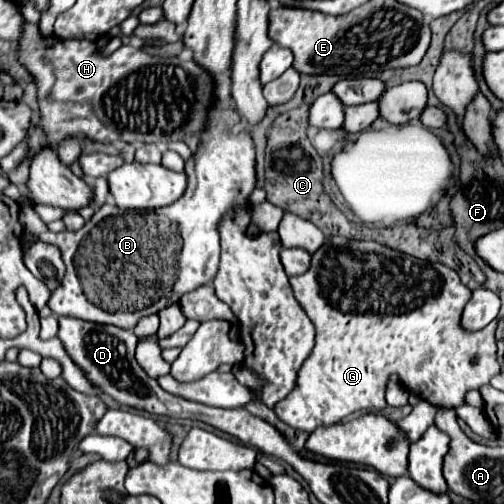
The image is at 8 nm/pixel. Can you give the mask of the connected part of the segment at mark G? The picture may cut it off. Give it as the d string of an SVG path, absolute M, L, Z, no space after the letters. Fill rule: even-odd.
M331 235L327 239L327 245L321 245L321 249L317 249L317 253L313 253L311 257L311 267L309 271L305 271L301 277L289 277L291 281L291 287L293 287L293 293L297 297L297 301L301 303L301 307L305 309L305 313L309 315L309 319L313 321L315 325L315 347L313 347L313 353L309 353L305 365L301 365L299 373L297 373L297 385L291 389L291 393L281 399L273 411L277 413L277 417L295 427L295 429L303 429L303 431L315 431L317 427L327 427L327 425L333 425L337 421L341 421L343 417L355 413L355 411L363 411L363 409L383 409L387 403L385 403L385 383L389 379L391 373L397 373L399 375L399 381L403 383L403 387L409 391L409 393L415 393L415 395L421 395L425 401L429 401L431 405L437 405L437 407L445 407L445 409L455 409L459 405L463 405L463 397L467 391L471 389L479 389L481 385L487 385L489 379L493 375L497 375L501 371L501 365L495 357L495 329L491 327L485 327L485 329L479 329L479 331L467 331L461 327L461 313L463 313L463 307L467 305L469 301L469 295L471 291L461 283L459 275L441 265L441 263L431 263L431 261L423 261L423 259L417 259L413 255L405 255L401 251L395 251L383 243L377 243L377 241L357 241L357 239L347 239L347 237L341 237L341 235ZM471 359L477 359L475 363L471 363Z

